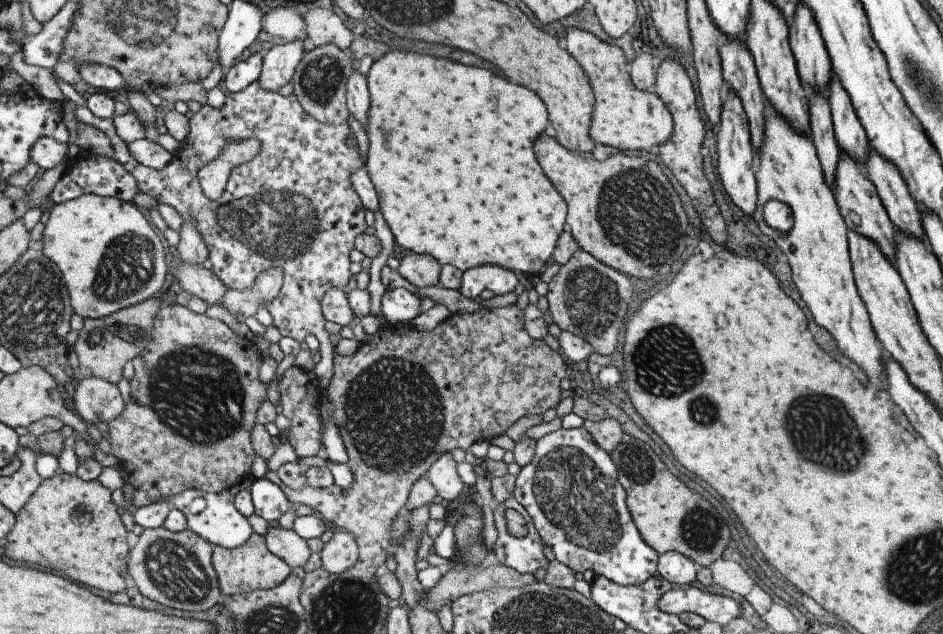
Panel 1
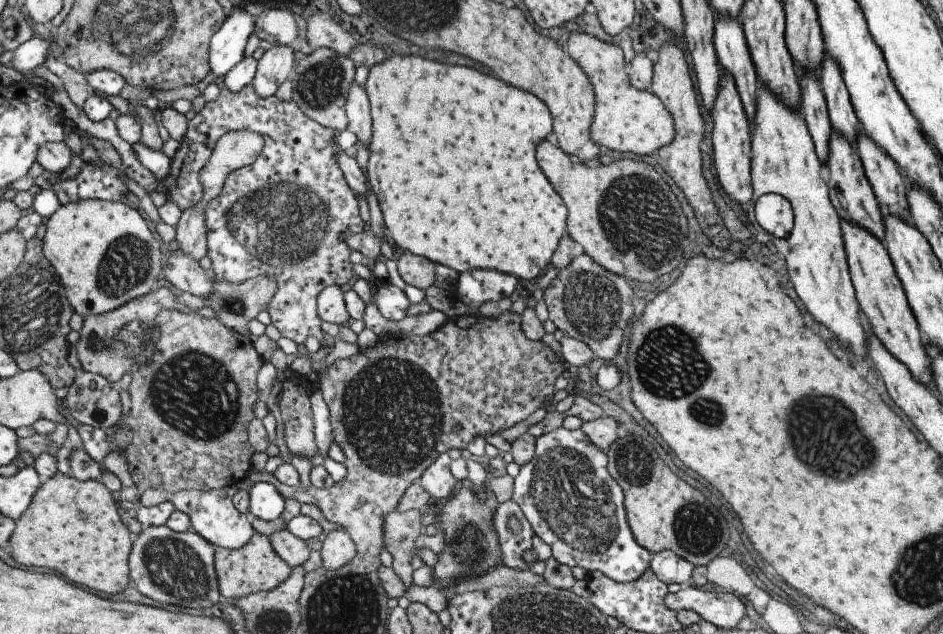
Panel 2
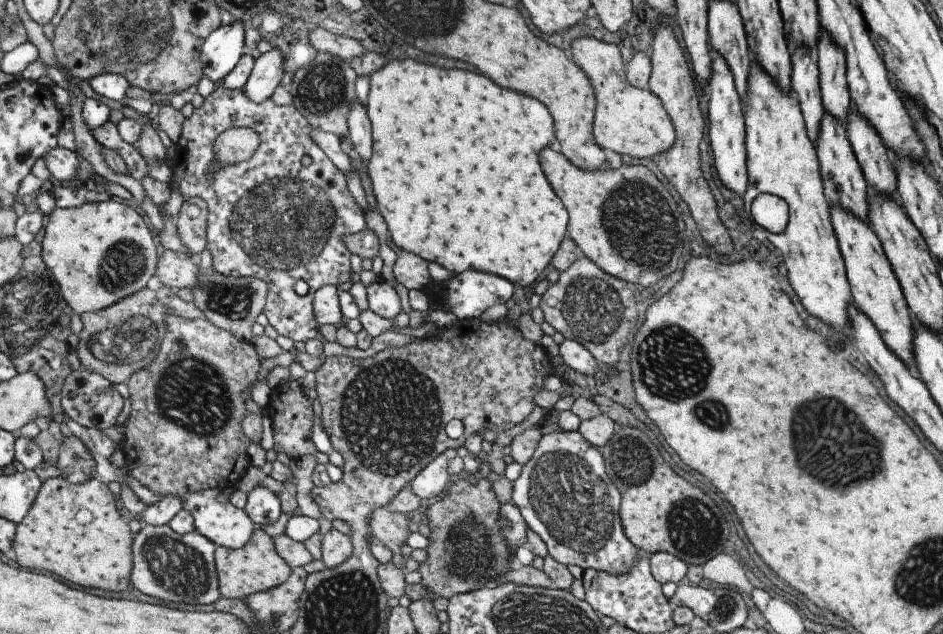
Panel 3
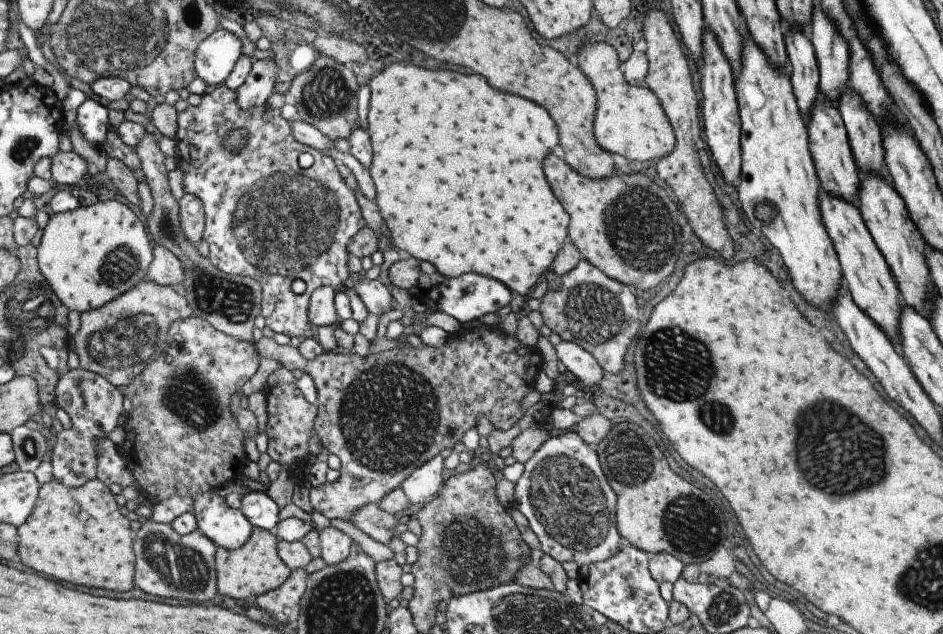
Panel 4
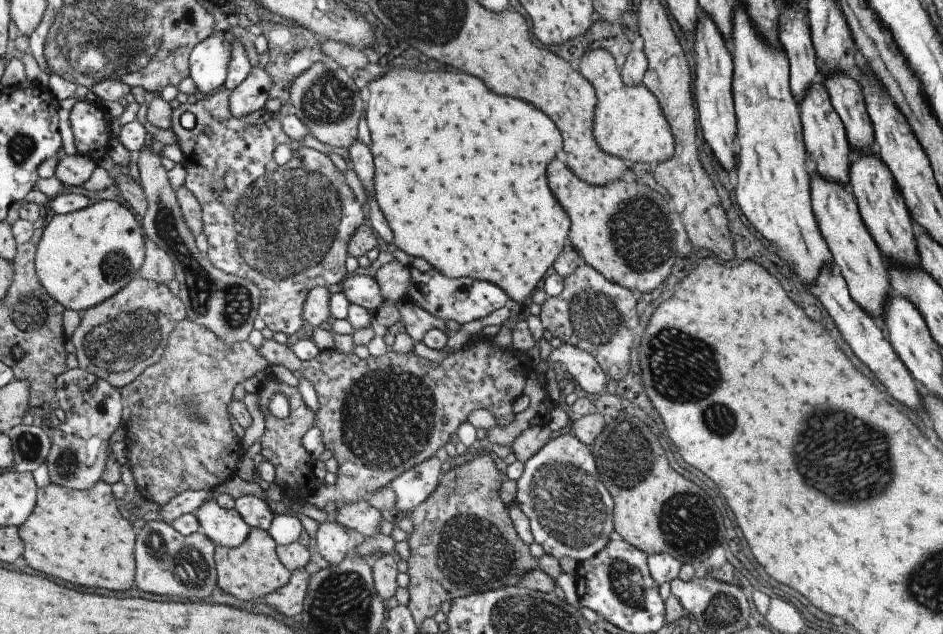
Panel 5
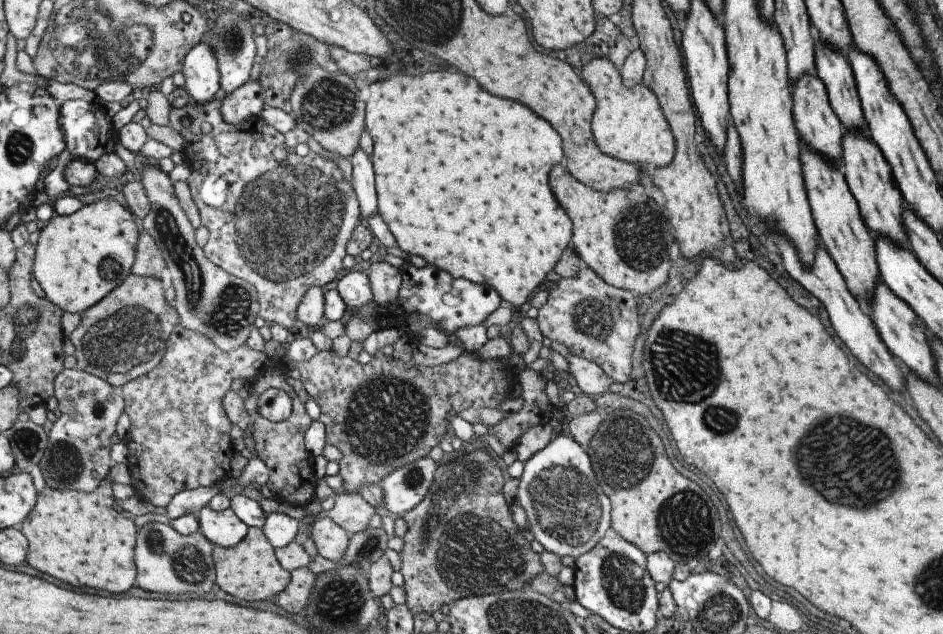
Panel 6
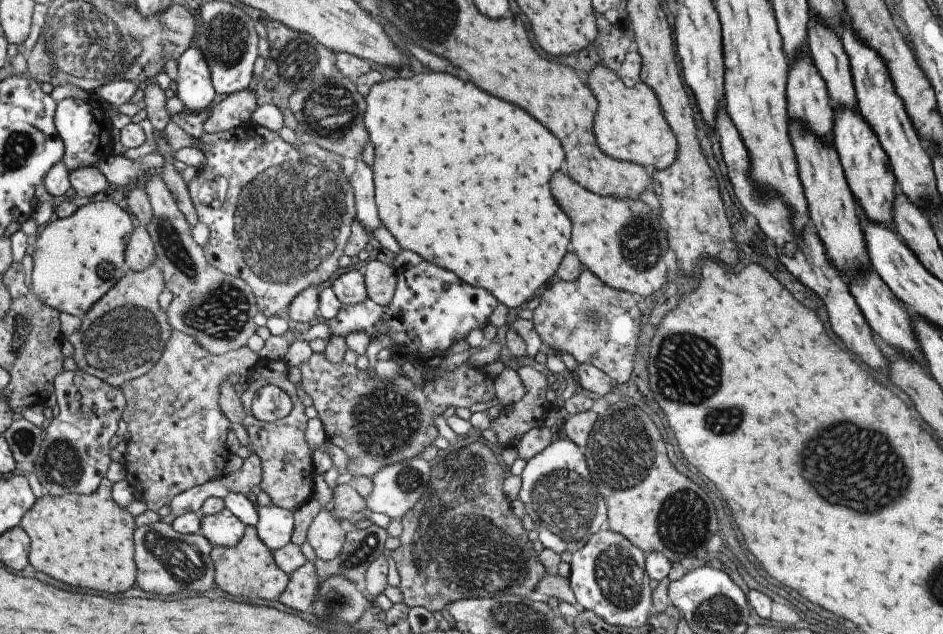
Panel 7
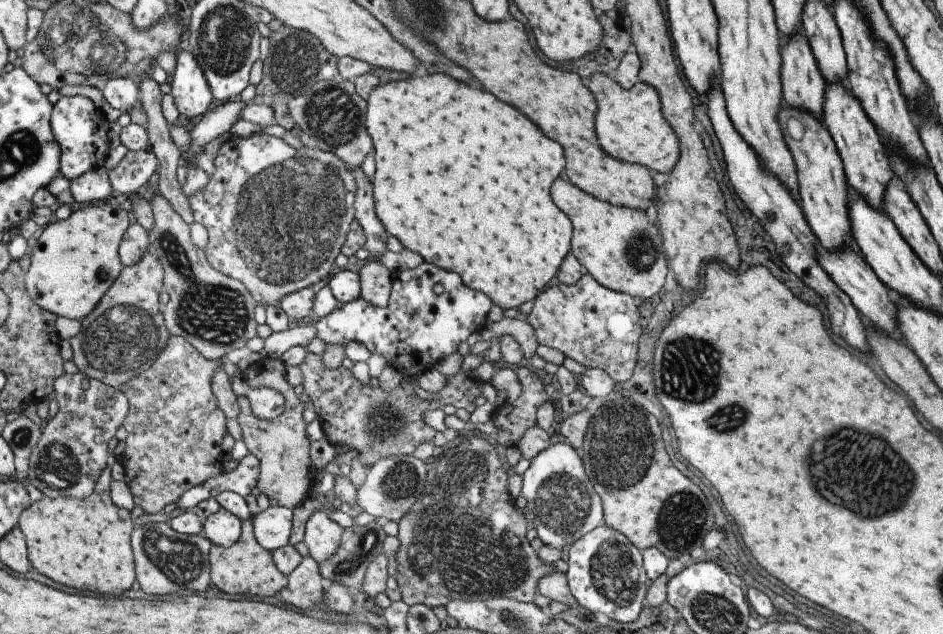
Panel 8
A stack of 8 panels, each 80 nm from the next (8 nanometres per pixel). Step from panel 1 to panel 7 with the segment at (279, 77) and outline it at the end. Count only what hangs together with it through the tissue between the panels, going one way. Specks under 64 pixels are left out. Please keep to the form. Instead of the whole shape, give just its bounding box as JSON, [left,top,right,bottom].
[202,90,256,134]

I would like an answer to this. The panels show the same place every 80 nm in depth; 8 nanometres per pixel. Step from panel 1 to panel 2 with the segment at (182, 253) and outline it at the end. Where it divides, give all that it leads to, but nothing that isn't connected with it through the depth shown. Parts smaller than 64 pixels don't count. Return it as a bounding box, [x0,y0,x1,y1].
[175,198,207,261]

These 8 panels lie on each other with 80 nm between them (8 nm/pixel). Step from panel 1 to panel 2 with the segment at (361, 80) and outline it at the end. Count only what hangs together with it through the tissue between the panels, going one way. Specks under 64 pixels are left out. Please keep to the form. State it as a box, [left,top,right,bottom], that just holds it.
[344,80,371,148]

